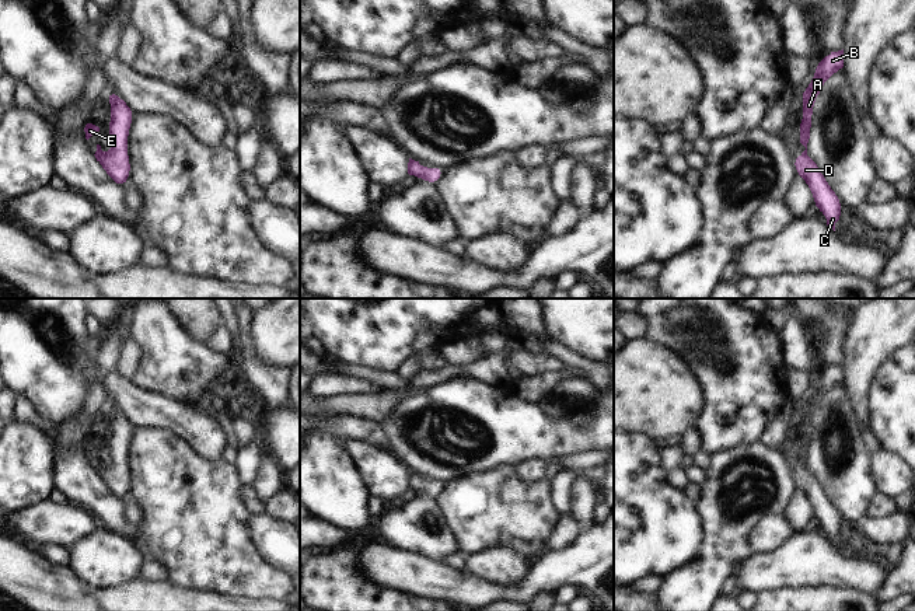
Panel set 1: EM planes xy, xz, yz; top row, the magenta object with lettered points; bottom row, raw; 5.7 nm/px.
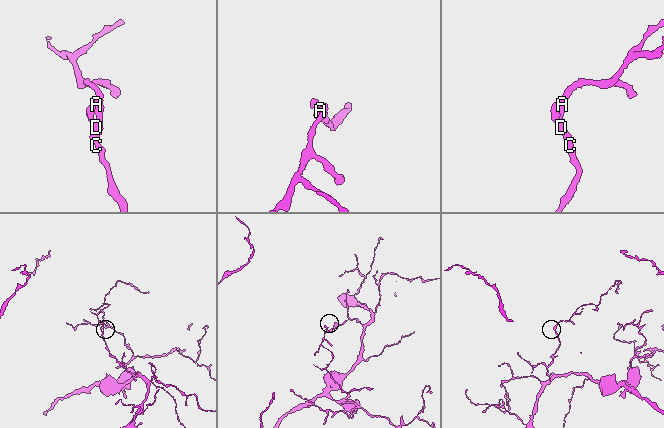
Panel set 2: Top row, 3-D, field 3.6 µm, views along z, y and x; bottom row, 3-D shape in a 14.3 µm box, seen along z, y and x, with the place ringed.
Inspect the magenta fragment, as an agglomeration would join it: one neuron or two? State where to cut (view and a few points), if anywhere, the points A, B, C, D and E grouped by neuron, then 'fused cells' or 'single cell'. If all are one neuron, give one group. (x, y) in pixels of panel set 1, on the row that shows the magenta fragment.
cut none; groups A B C D E; single cell

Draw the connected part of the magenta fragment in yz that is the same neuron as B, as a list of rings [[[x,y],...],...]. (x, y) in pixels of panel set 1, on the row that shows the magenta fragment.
[[[844,49],[825,55],[816,66],[816,74],[810,80],[810,85],[800,94],[803,101],[803,119],[799,122],[800,143],[806,150],[793,158],[796,174],[800,175],[810,191],[816,210],[820,210],[827,217],[827,226],[835,231],[835,224],[841,221],[842,203],[832,191],[821,170],[814,160],[807,154],[807,143],[813,123],[813,108],[816,98],[823,91],[824,83],[844,67]]]

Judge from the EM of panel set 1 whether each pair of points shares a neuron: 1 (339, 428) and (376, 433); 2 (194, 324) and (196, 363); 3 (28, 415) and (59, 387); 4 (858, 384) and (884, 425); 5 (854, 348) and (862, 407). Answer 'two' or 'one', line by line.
1: one
2: two
3: two
4: two
5: one

